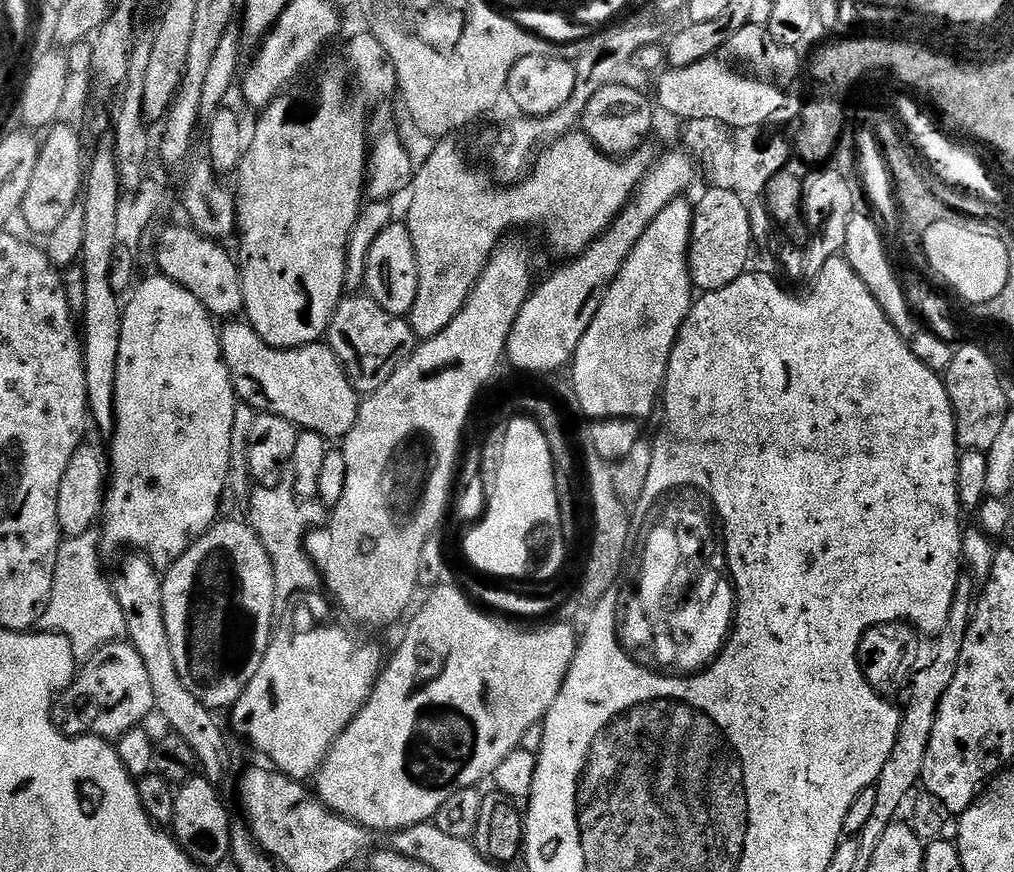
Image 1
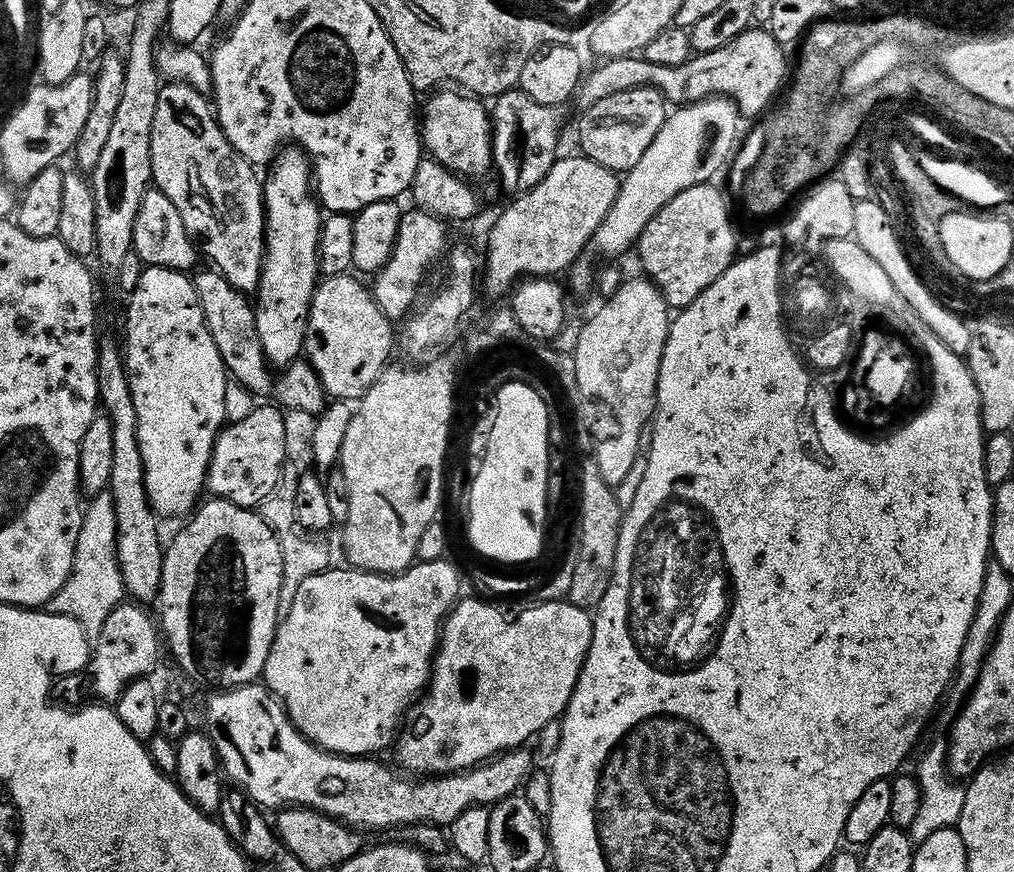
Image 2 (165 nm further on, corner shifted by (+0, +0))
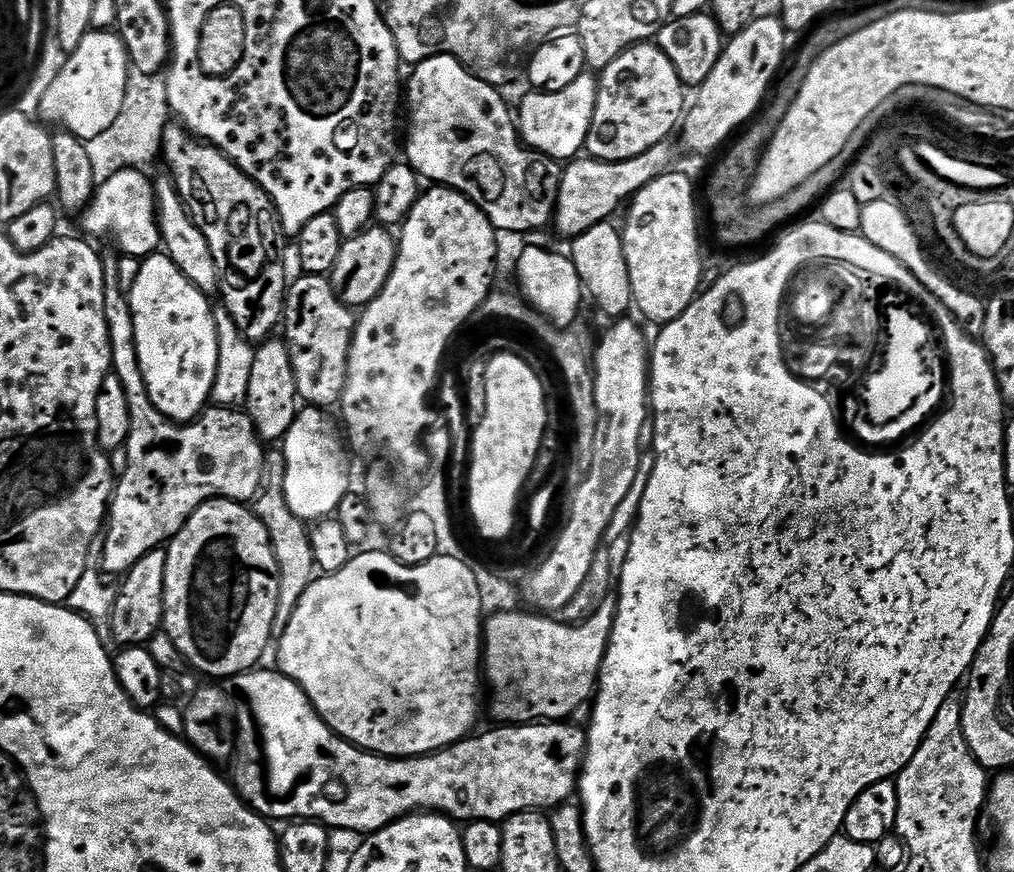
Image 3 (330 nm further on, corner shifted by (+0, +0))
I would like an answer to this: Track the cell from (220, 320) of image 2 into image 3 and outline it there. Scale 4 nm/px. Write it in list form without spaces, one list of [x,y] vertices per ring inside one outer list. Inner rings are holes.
[[[157,150],[149,155],[151,159],[150,170],[146,174],[148,181],[148,197],[152,200],[152,221],[160,228],[162,248],[166,255],[172,259],[174,266],[198,286],[205,296],[212,298],[217,295],[220,279],[218,266],[214,266],[214,254],[210,254],[210,246],[198,230],[197,218],[193,214],[190,202],[185,198],[180,189],[178,177],[172,167],[167,153]]]

